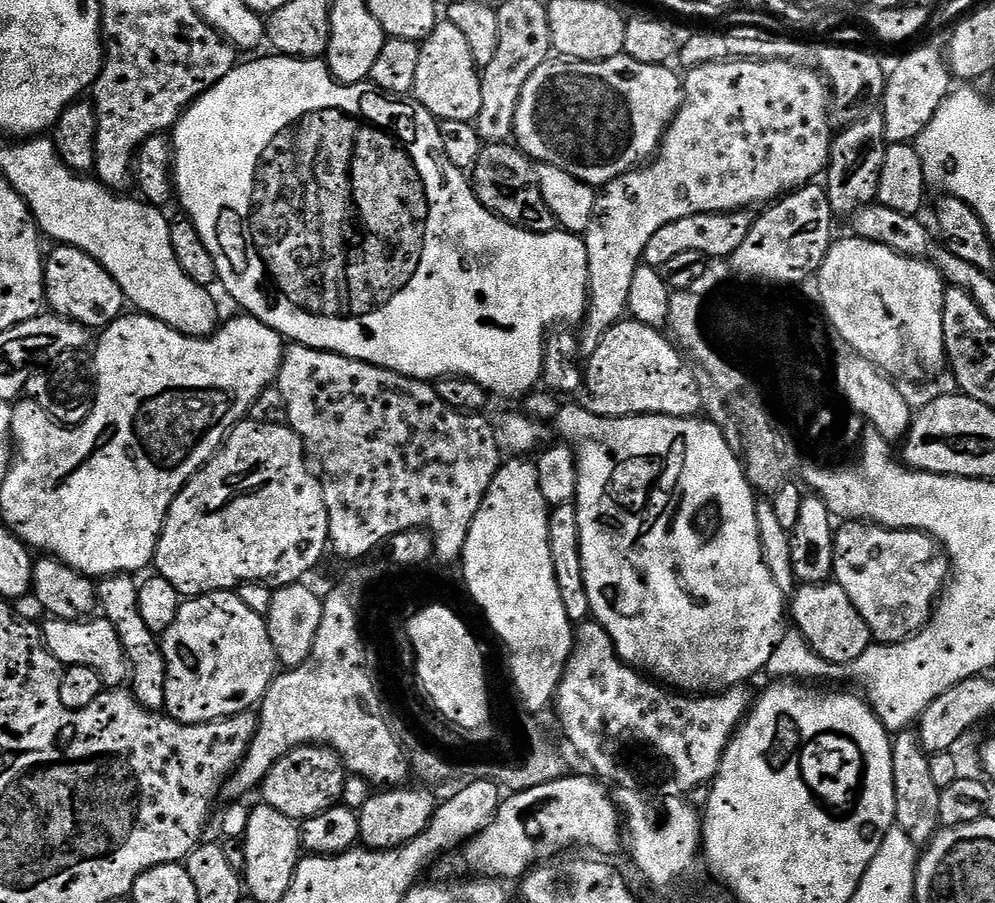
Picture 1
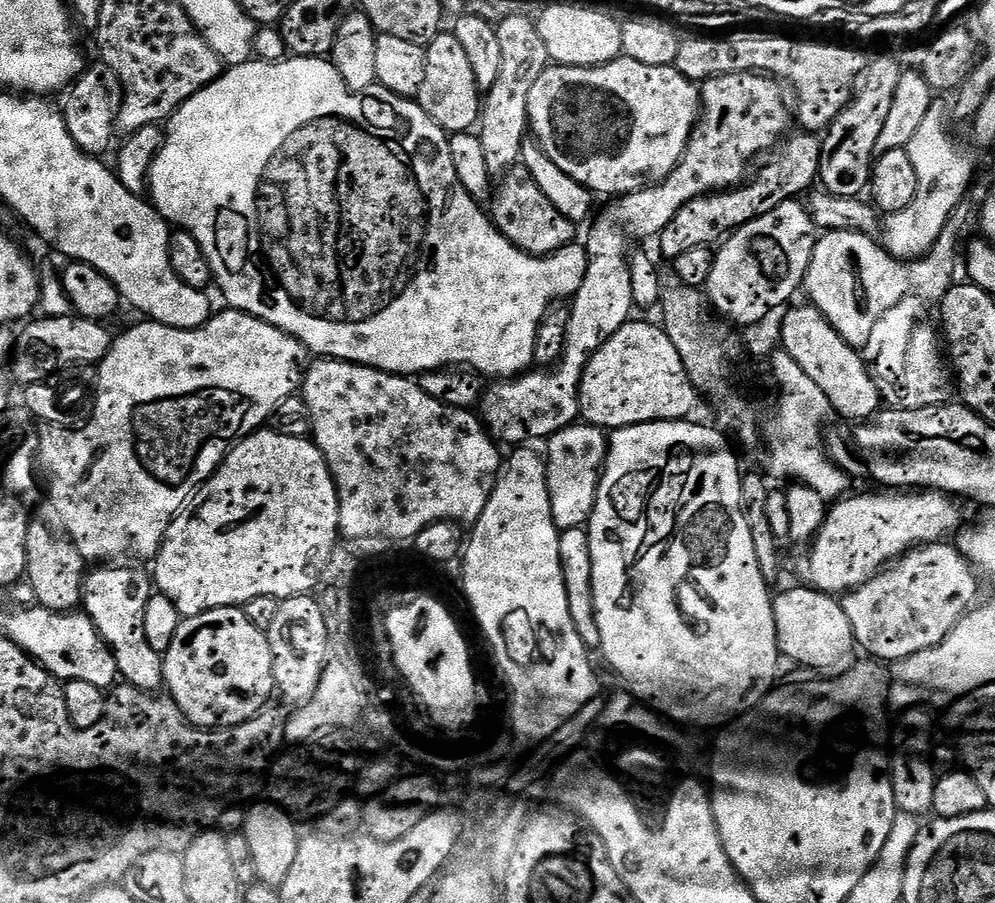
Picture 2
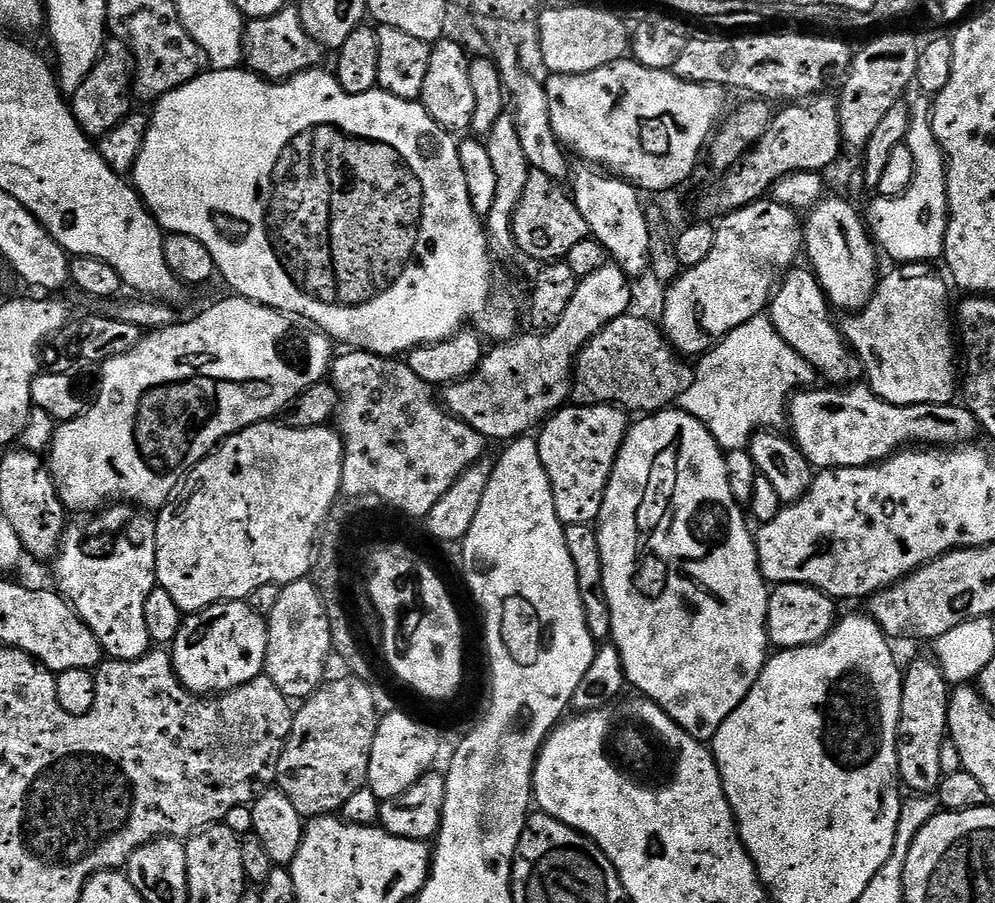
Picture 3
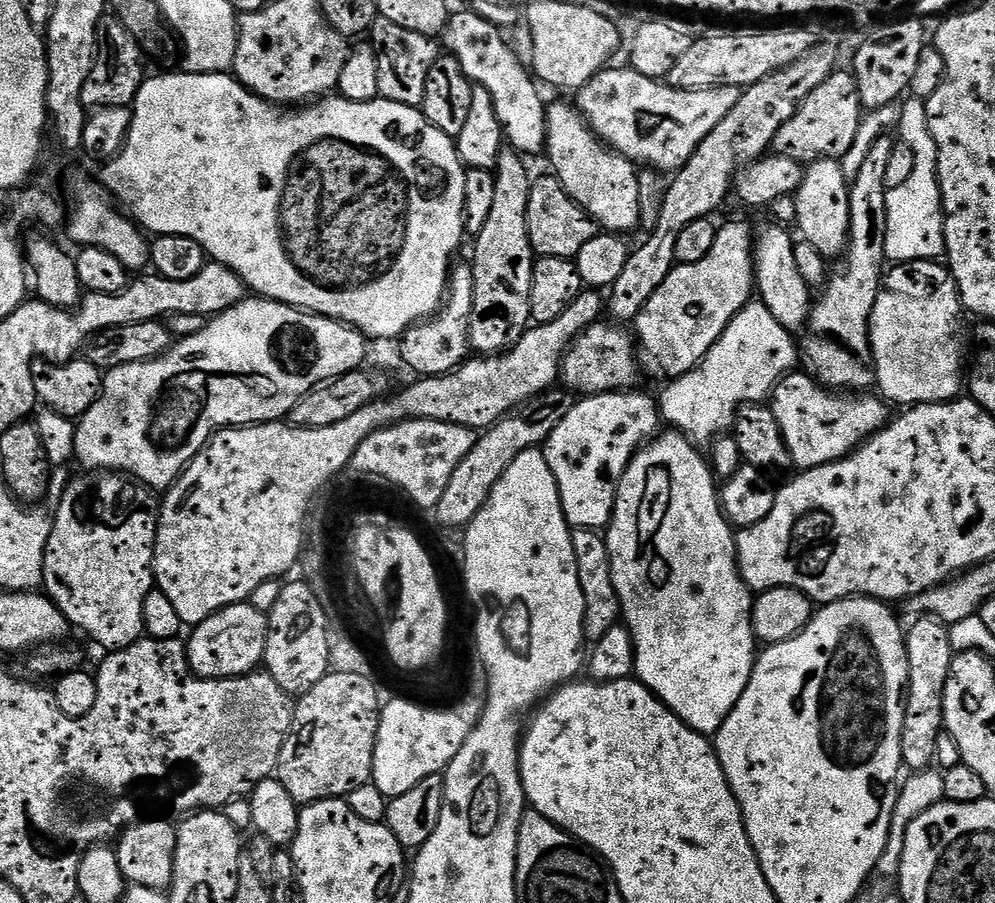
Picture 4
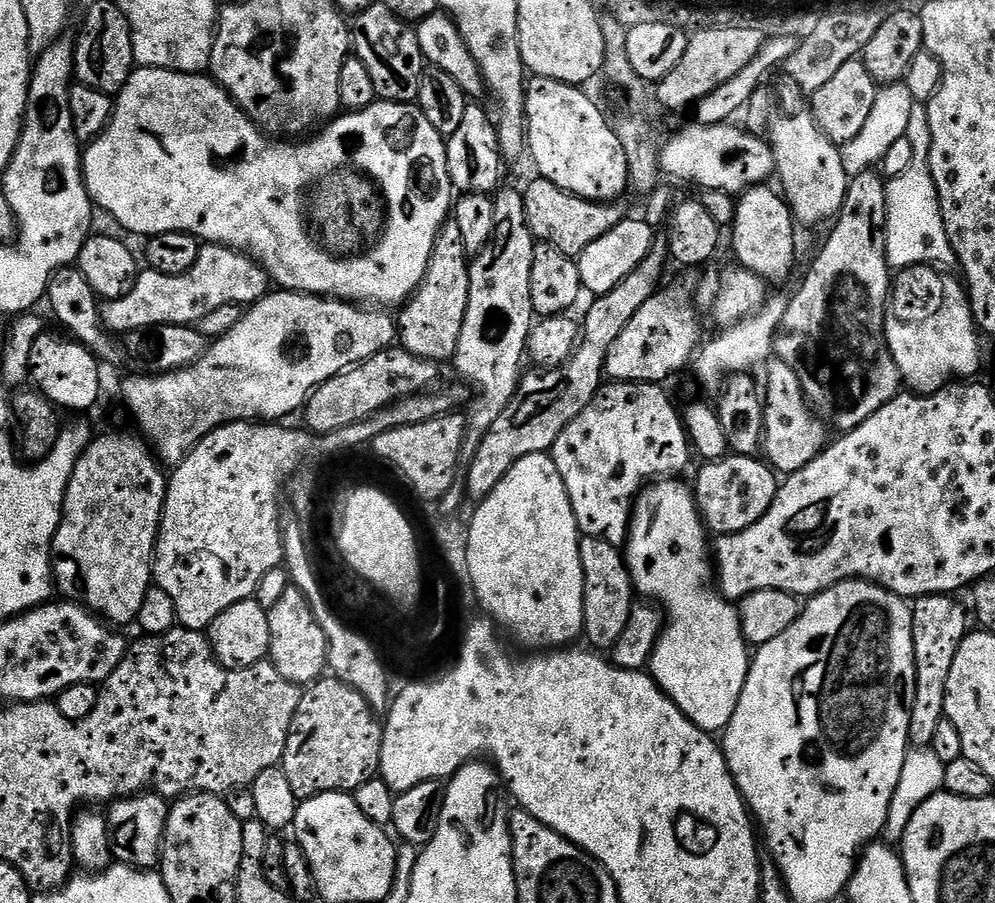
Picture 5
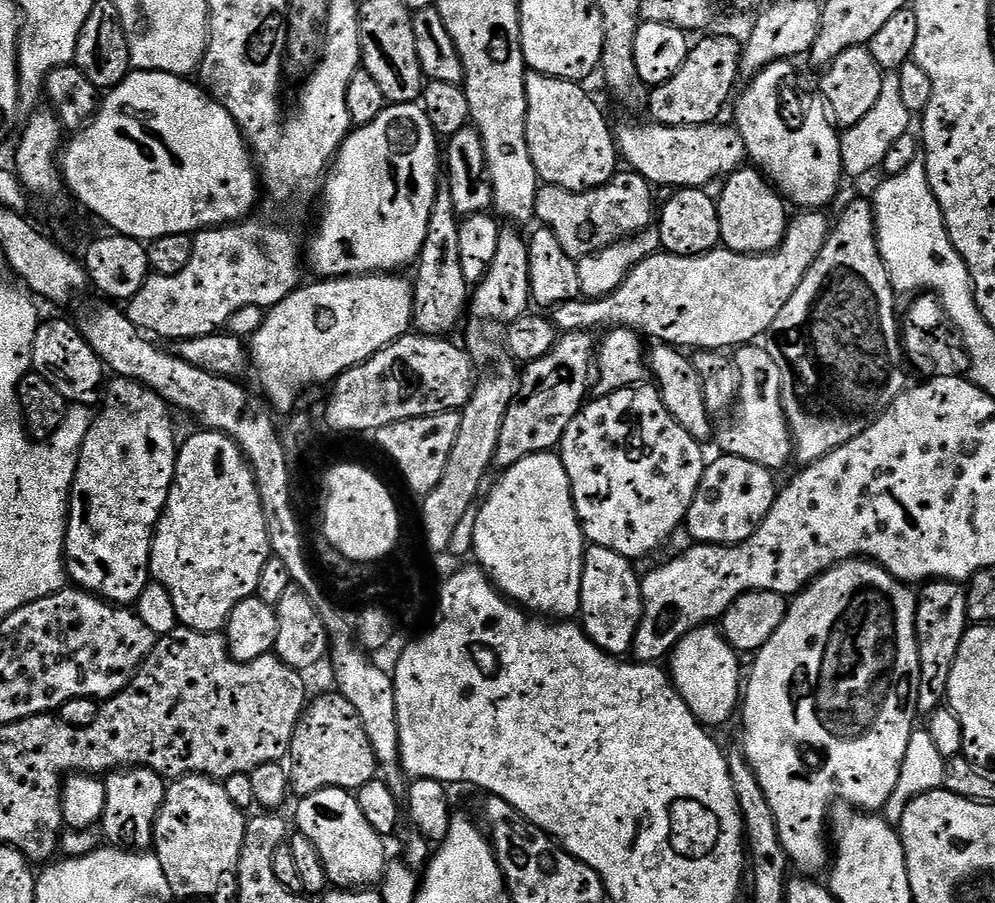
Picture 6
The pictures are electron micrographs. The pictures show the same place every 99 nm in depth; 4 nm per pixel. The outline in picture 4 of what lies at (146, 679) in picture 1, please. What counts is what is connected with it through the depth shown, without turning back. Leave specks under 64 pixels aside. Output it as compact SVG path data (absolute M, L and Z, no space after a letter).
M90 470L79 474L80 476L76 478L74 476L72 479L69 479L59 497L58 501L60 502L57 508L54 508L52 514L52 533L46 542L42 588L46 595L58 606L58 610L62 610L62 614L73 629L81 628L94 643L101 644L104 650L125 648L134 642L138 642L145 635L144 603L146 602L146 594L154 591L152 559L156 553L156 526L159 523L160 500L153 489L147 488L139 481L134 481L119 473L112 473L107 470Z

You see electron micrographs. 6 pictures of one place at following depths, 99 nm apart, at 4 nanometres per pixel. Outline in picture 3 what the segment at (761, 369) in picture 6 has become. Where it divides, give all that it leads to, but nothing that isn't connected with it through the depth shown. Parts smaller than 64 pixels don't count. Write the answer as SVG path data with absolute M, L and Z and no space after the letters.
M853 383L851 386L812 386L807 390L796 392L791 399L787 401L787 423L792 423L792 432L790 431L791 439L802 450L802 454L806 459L812 463L813 469L827 470L830 468L864 468L867 464L879 464L880 461L888 459L889 456L901 451L905 446L959 446L977 439L978 425L976 417L968 411L967 408L961 406L959 403L953 402L950 404L891 404L885 400L880 399L879 396L872 393L872 389L865 386L863 383Z

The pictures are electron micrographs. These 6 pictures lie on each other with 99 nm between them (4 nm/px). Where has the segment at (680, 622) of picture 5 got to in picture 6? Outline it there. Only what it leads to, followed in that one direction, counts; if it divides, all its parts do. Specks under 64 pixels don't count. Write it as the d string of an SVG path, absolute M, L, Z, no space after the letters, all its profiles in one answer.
M716 626L695 628L690 634L683 636L672 649L670 653L672 682L680 692L681 698L686 702L686 706L690 706L690 710L701 724L705 726L724 724L735 712L737 715L738 705L742 700L742 672L740 676L739 659L741 660L741 657L729 642L728 637Z

